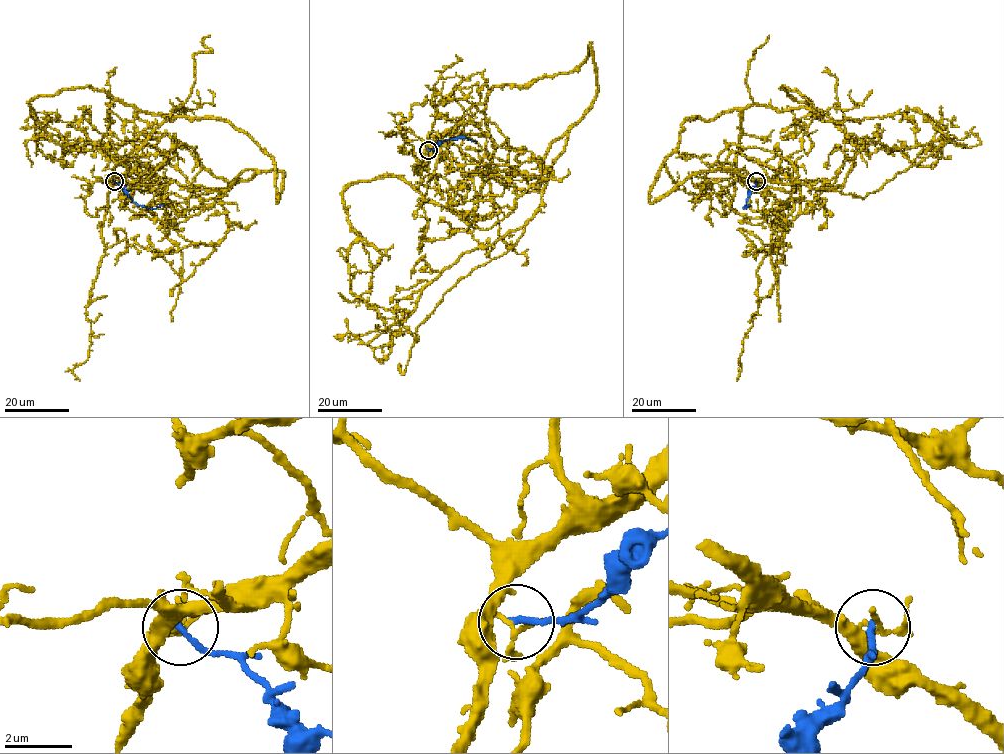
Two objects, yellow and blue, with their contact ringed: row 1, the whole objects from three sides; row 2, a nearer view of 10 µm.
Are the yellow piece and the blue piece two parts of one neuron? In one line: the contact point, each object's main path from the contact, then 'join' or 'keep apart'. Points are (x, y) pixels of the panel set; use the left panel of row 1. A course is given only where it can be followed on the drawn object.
place (114, 181); course yellow (114, 182), (182, 104), (175, 116), (84, 87), (37, 95), (36, 148), (69, 166), (65, 141); course blue (114, 181), (140, 206), (157, 208), (162, 205); keep apart

